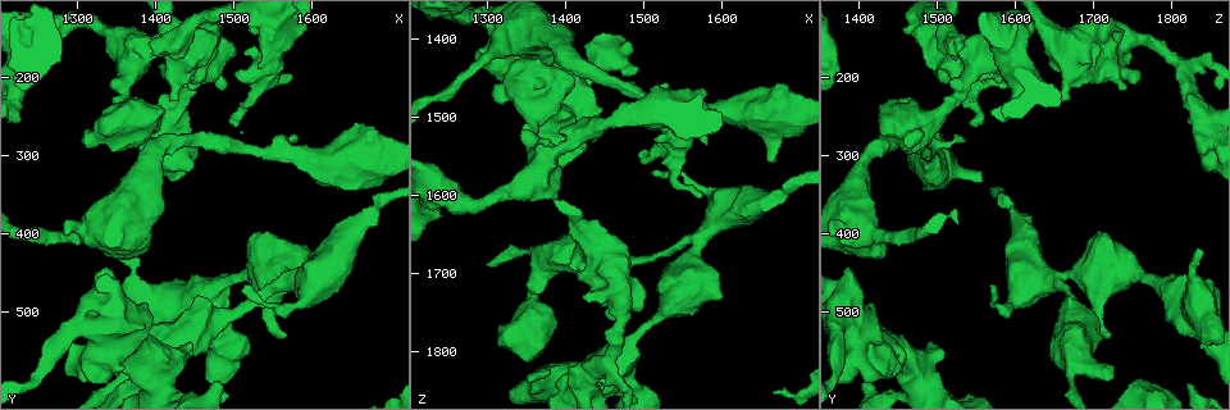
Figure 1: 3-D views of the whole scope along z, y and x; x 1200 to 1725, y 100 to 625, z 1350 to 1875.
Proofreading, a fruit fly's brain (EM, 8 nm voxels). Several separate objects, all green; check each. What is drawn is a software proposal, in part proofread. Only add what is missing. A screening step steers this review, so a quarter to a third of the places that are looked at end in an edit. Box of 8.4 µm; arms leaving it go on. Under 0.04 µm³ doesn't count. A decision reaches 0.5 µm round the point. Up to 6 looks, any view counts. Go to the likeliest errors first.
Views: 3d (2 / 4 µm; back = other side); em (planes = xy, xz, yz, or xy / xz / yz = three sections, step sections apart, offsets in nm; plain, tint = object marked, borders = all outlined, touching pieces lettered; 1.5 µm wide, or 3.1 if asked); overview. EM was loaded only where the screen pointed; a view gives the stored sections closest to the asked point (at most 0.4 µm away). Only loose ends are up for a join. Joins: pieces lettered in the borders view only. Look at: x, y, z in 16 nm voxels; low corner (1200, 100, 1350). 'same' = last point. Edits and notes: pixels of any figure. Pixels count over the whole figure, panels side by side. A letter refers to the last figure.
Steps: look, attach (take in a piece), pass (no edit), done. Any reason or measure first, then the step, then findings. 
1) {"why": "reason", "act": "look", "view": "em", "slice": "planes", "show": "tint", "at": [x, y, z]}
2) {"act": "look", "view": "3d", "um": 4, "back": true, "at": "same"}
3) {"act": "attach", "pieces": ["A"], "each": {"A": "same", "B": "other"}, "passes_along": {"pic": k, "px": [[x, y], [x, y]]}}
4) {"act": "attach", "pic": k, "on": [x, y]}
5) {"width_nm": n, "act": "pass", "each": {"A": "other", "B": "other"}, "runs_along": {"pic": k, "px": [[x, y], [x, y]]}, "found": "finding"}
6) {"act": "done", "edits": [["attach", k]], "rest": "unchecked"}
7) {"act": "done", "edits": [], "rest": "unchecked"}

{"act": "look", "view": "em", "slice": "planes", "show": "borders", "at": [1570, 195, 1605]}

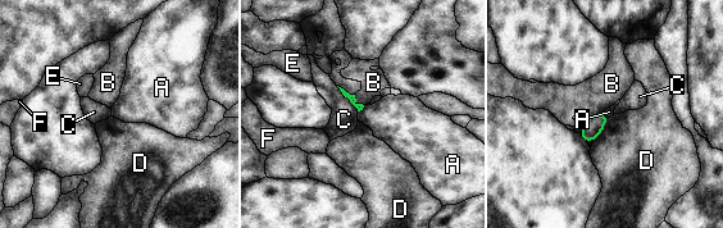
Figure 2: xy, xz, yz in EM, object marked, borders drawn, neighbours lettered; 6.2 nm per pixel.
{"act": "pass", "each": {"A": "other", "B": "other", "C": "other", "D": "other", "E": "other", "F": "other"}, "found": "none of them fits"}

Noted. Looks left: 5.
{"why": "branch stops here", "act": "look", "view": "em", "slice": "xy", "step": 4, "show": "borders", "at": [1425, 150, 1735]}

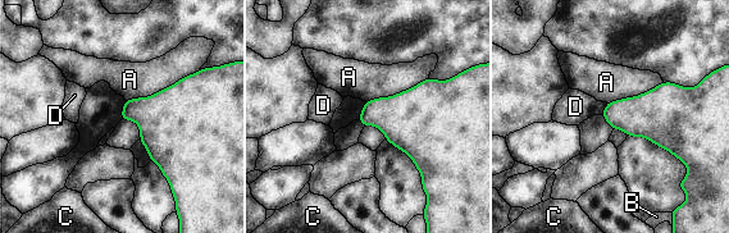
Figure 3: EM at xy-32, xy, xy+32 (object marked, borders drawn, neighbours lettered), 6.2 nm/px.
{"act": "pass", "each": {"A": "other", "B": "other", "C": "other", "D": "other"}, "border": {"pic": 3, "px": [[606, 103], [601, 114]]}, "found": "no lettered piece goes on from it"}

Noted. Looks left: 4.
{"why": "thin end", "act": "look", "view": "3d", "um": 2, "back": true, "at": [1510, 465, 1575]}

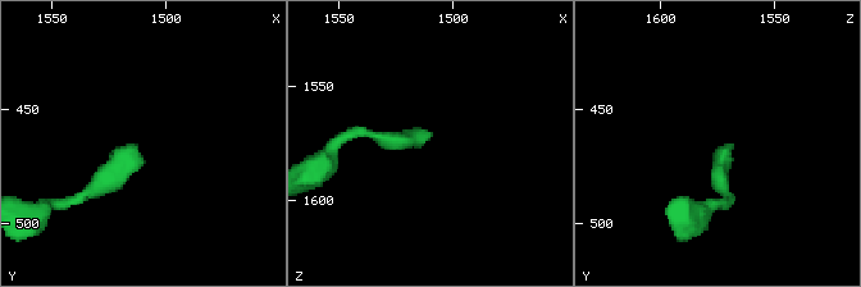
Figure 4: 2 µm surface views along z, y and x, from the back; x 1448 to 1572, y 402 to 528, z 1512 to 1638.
{"act": "look", "view": "em", "slice": "planes", "show": "borders", "at": [1514, 464, 1570]}

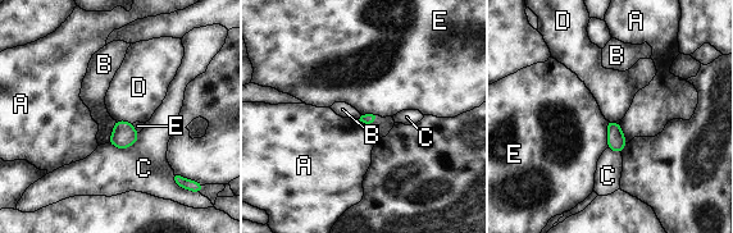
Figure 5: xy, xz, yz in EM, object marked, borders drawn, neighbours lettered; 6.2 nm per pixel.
{"act": "pass", "each": {"A": "other", "B": "other", "C": "other", "D": "other", "E": "other"}, "border": {"pic": 5, "px": [[376, 115], [369, 123], [360, 122]]}, "found": "none of them fits"}

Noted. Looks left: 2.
{"act": "done", "edits": [], "rest": "unchecked"}

